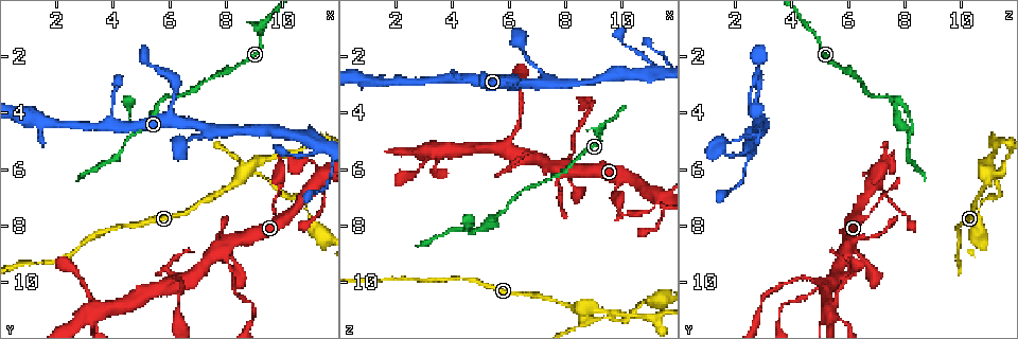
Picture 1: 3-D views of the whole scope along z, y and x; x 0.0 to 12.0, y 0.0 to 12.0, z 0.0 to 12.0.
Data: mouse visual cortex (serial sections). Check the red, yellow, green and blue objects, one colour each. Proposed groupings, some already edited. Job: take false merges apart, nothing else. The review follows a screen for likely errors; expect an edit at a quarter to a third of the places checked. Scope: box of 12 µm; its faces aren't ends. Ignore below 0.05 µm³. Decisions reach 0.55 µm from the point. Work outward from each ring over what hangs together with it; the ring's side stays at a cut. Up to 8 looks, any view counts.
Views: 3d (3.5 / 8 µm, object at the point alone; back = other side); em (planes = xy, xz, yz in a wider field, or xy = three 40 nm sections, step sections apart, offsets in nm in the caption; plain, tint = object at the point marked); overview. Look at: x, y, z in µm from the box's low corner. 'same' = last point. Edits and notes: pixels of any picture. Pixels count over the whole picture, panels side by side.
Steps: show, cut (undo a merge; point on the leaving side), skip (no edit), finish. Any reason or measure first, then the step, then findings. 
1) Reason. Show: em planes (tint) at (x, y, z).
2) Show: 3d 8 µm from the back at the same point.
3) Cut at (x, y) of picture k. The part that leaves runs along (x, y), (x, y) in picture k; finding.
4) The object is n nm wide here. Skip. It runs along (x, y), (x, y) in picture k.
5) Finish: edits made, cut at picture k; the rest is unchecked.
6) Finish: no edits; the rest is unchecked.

Abrupt turn. Show: 3d 3.5 µm at (4.9, 4.6, 8.2).

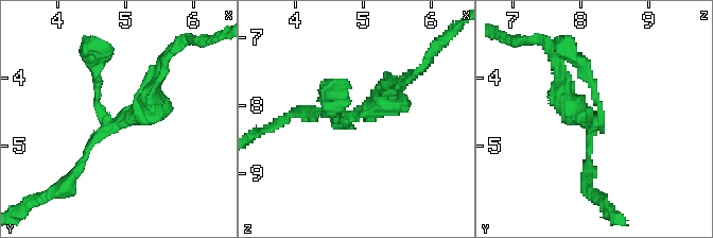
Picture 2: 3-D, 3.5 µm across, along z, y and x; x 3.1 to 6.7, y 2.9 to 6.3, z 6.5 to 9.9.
3 arms meet here; the arms are 100, 150, 300 nm wide. Show: em xy step 2 (tint) at (4.80, 4.65, 8.15).

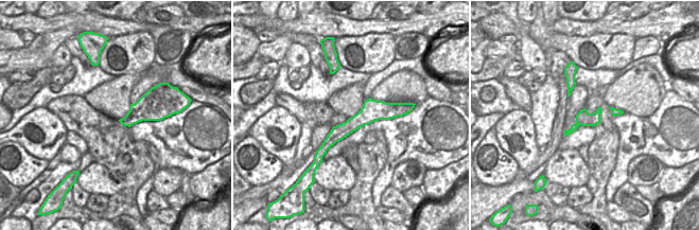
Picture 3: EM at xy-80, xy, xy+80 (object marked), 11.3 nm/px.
The object is 240 nm wide here. Skip. It runs along (397, 112), (369, 112), (320, 152) in picture 3; continuous, no second cell.

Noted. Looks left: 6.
Sharp bend. Show: 3d 8 µm at (8.6, 6.2, 10.9).

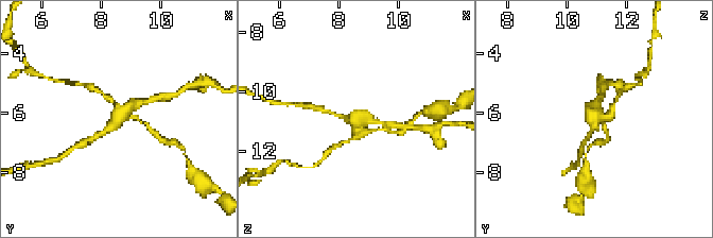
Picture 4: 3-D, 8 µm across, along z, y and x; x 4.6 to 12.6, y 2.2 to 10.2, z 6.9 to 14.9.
Closer look. Show: 3d 3.5 µm from the back at (8.6, 6.2, 11.0).

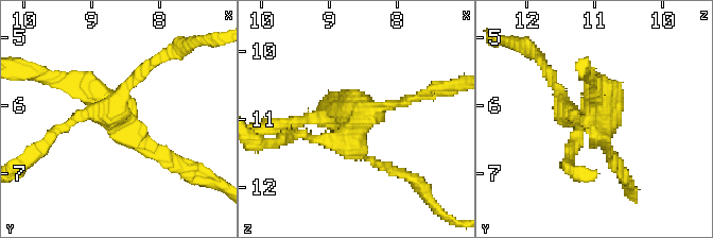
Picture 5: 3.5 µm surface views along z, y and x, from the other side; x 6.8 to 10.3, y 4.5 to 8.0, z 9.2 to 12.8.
4 arms meet here; the arms are 150, 150, 150, 300 nm wide; now the EM. Show: em planes (tint) at (8.60, 6.20, 10.95).

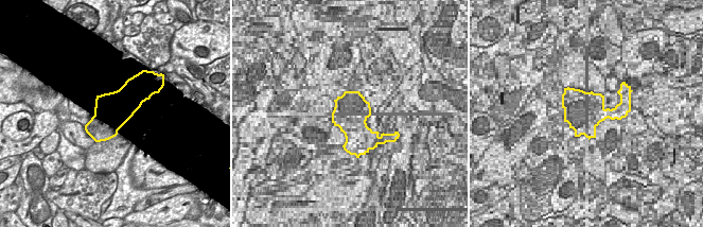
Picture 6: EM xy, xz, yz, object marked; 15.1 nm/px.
Cut at (126, 84) of picture 5. The part that leaves runs along (121, 123), (82, 113), (49, 136) in picture 5; two cells meet here.

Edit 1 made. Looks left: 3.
Arms part here. Show: 3d 3.5 µm at (11.1, 5.1, 11.3).

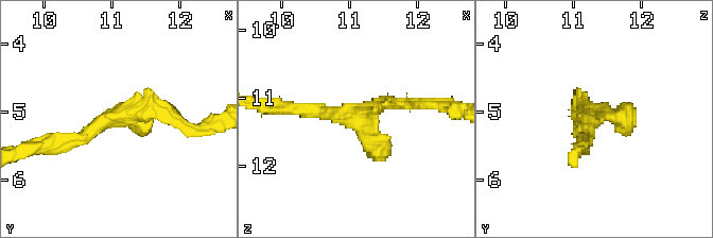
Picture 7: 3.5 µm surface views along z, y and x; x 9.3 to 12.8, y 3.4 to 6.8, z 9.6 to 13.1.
Show: em xy step 3 (tint) at (11.10, 5.15, 11.25).

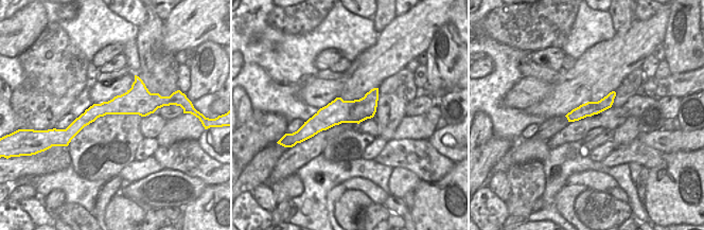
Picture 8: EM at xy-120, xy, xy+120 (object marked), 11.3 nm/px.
Skip. All the same cell.

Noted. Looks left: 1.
Finish: edits made, cut at picture 5; the rest is unchecked.

